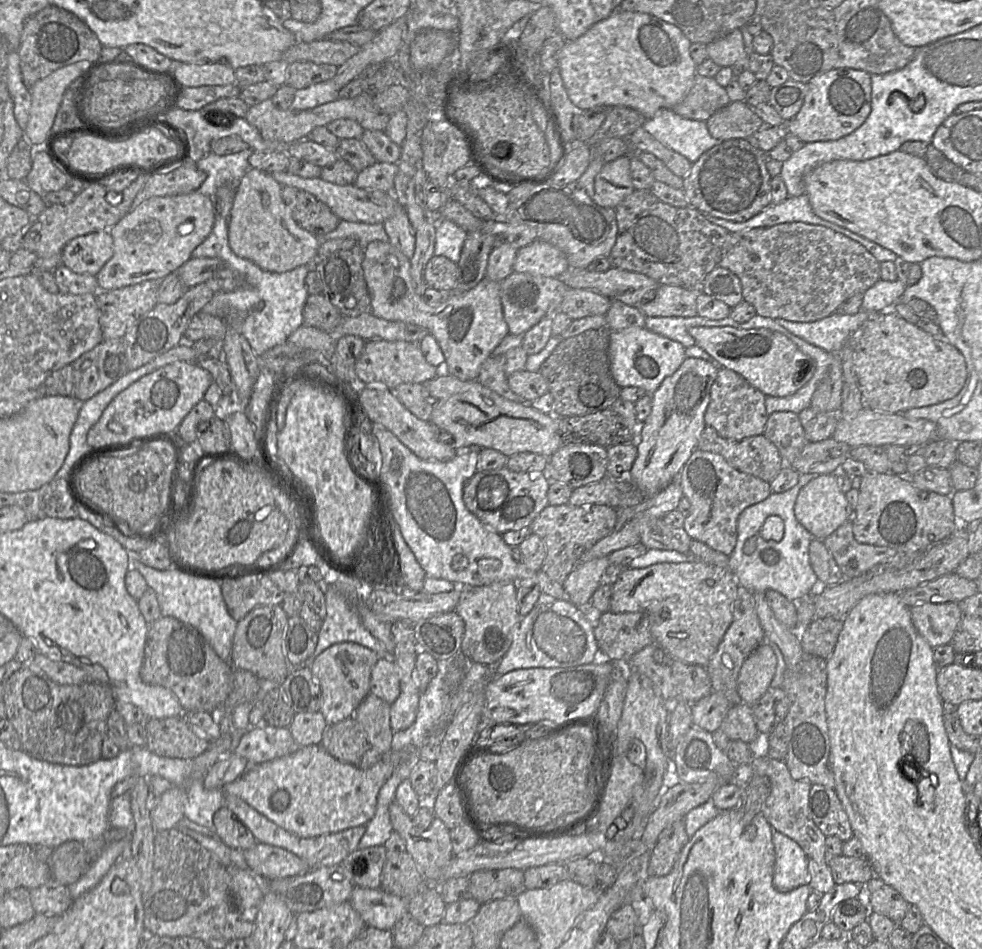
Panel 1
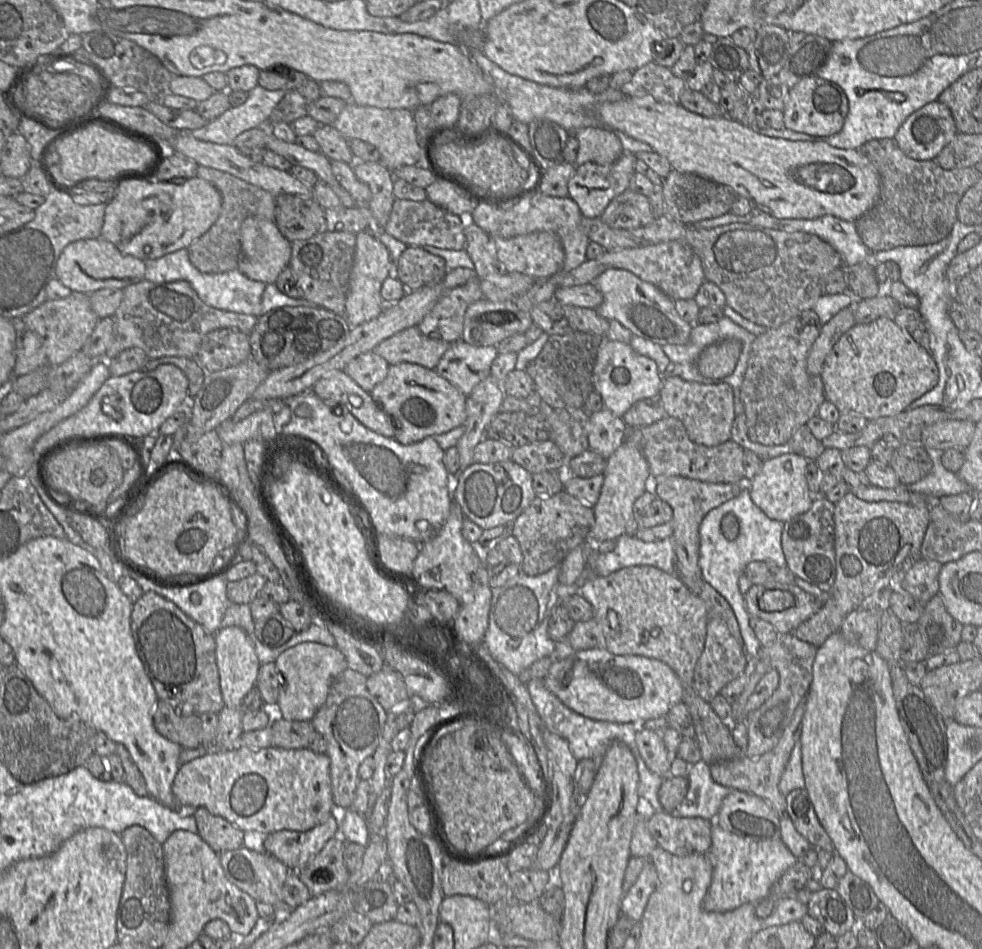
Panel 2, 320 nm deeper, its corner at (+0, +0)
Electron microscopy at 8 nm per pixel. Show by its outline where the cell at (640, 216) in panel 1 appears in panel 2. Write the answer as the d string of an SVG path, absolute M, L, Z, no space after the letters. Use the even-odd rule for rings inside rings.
M626 189L610 201L600 219L611 228L636 229L653 222L655 216L648 197Z

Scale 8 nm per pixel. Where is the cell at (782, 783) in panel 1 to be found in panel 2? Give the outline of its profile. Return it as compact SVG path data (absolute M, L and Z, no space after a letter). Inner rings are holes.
M805 700L796 707L794 714L787 724L780 740L769 752L758 757L739 757L728 761L716 762L710 765L712 779L725 787L753 794L765 800L778 815L786 814L786 796L779 790L779 782L789 761L792 749L797 740L800 740L801 720L805 711Z

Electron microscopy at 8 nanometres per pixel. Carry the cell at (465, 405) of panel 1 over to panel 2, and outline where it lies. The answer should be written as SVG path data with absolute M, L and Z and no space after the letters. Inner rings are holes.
M389 364L387 376L373 388L370 395L397 422L394 438L403 445L446 433L463 425L466 419L467 396L437 374L435 369L418 364Z

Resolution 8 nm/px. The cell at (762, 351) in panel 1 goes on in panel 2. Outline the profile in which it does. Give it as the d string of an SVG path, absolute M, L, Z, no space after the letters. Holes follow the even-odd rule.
M619 268L605 270L592 283L603 295L602 303L595 309L600 316L607 320L617 320L633 335L661 346L685 345L689 342L692 325L679 316L674 301L654 285Z

